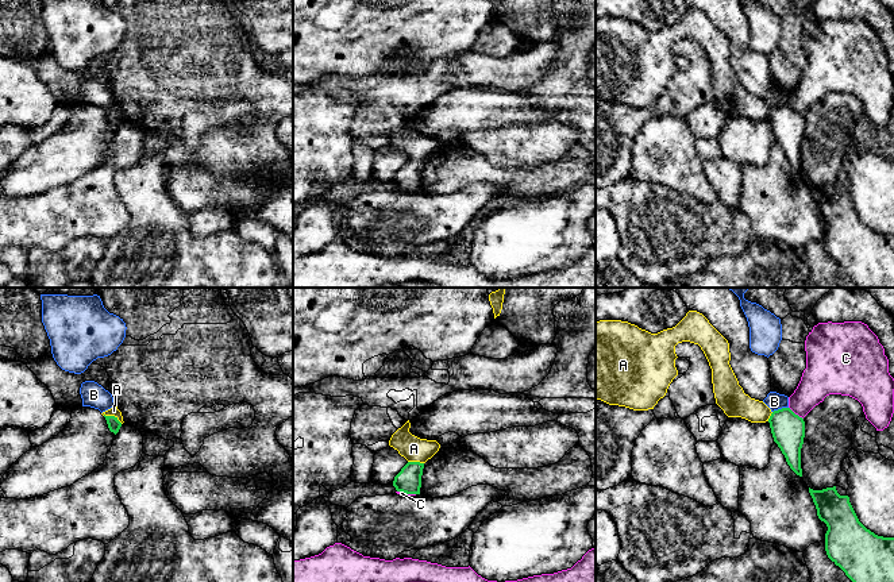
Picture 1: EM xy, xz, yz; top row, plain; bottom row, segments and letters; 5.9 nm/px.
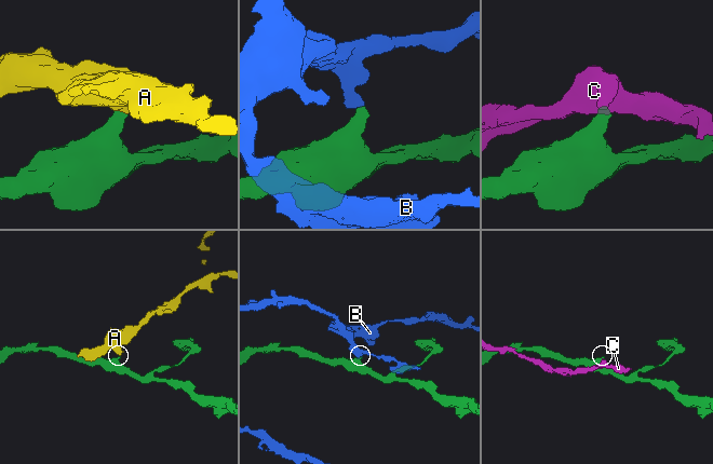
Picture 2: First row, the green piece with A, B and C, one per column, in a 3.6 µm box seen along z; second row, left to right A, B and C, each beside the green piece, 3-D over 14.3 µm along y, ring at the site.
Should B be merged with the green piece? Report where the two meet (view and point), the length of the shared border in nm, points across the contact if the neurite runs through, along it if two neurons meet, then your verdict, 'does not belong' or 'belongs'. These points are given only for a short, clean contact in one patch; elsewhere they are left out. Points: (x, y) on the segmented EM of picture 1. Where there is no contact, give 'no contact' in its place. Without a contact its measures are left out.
contact yz (779, 409); length 100 nm; border yz (787, 407), (773, 412); does not belong

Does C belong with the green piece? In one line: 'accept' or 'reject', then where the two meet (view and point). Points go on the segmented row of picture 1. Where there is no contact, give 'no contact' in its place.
reject | yz (794, 413)

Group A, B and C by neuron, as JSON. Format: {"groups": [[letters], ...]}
{"groups": [["A"], ["B"], ["C"]]}

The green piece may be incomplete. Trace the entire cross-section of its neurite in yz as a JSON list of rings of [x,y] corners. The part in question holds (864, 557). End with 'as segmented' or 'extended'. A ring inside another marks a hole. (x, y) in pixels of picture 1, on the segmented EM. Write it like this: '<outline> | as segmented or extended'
[[[836,486],[809,493],[817,509],[817,516],[828,527],[825,551],[852,582],[894,582],[894,537],[878,536],[858,519],[848,496],[840,496]]] | as segmented

